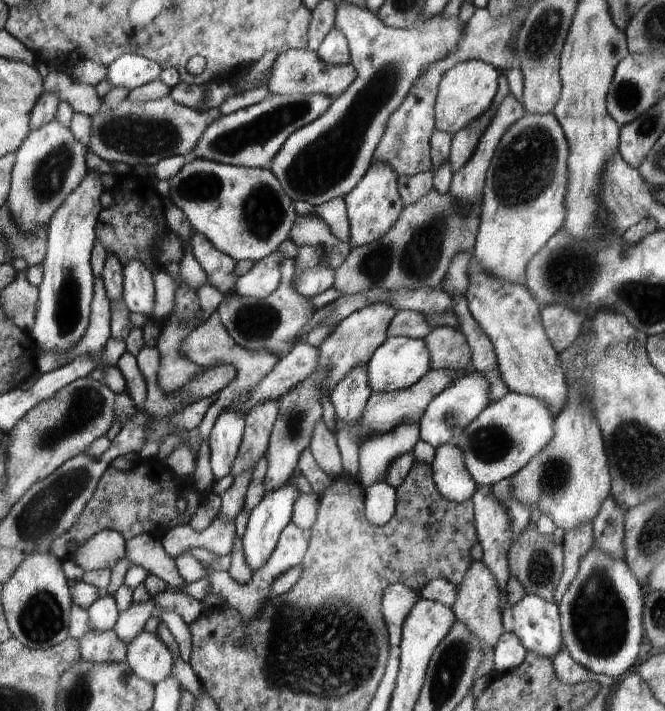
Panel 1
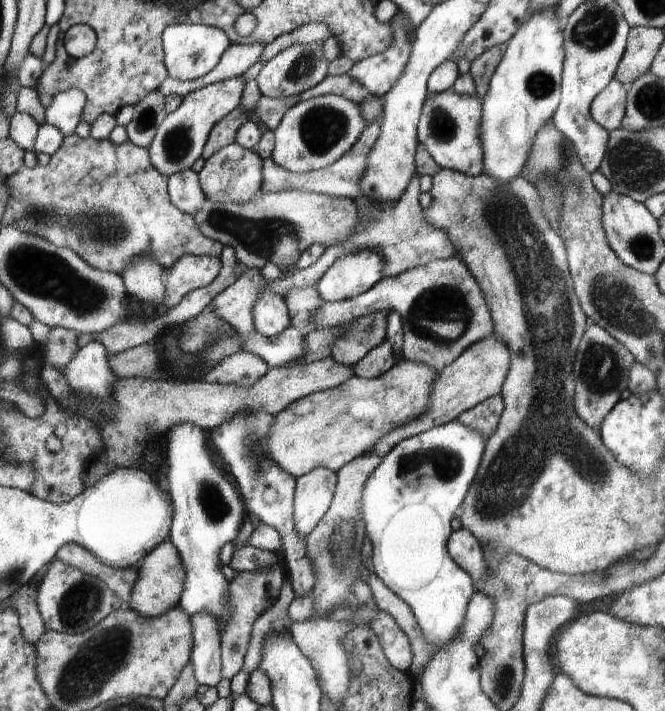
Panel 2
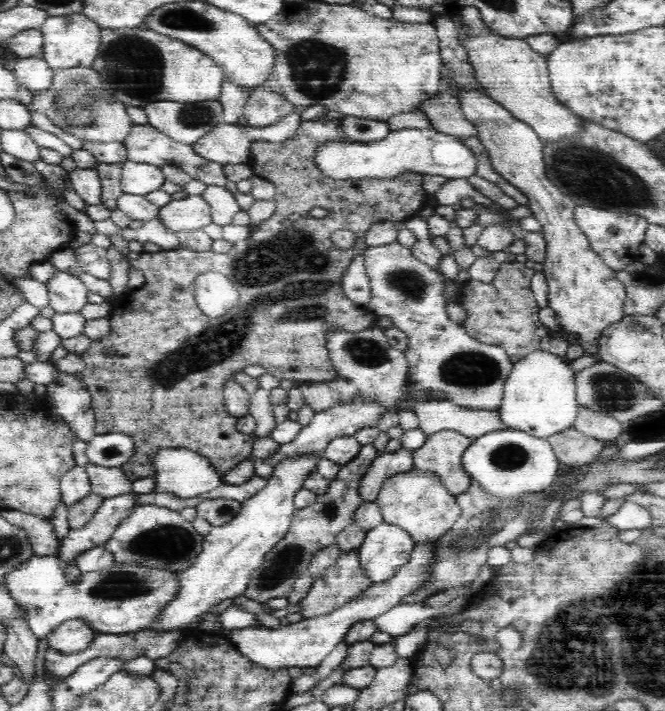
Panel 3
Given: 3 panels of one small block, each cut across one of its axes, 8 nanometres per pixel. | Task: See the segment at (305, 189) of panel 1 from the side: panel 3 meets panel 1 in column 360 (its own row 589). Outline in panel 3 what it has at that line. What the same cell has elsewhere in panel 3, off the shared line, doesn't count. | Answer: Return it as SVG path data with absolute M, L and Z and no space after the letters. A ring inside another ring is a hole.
M58 552L52 556L31 557L23 561L18 568L11 569L6 574L6 580L4 580L4 586L10 591L16 604L25 610L28 626L38 640L47 638L49 632L70 618L87 620L91 624L91 628L97 633L126 634L145 630L150 623L153 623L154 619L161 618L166 606L176 599L181 592L180 571L178 570L146 568L145 565L114 562L110 568L104 570L83 572L80 578L73 583L60 568L59 559Z

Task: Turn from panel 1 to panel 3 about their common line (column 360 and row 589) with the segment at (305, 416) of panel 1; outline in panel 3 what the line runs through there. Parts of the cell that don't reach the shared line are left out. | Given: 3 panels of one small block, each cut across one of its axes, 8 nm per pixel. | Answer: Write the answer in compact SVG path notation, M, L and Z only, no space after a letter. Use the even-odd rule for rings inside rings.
M358 550L342 553L338 560L325 570L320 580L314 580L306 596L299 602L299 612L304 619L330 614L333 610L343 607L346 603L358 598L372 585L371 580L360 568L359 558Z

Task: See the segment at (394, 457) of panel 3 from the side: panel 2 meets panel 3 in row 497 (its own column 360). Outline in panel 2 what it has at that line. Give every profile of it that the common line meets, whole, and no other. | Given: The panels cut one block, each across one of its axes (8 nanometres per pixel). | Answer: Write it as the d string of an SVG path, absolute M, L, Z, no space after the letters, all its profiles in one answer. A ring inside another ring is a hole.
M385 341L372 349L362 361L355 364L355 376L360 378L376 378L390 372L402 358L402 350L396 350L390 342Z

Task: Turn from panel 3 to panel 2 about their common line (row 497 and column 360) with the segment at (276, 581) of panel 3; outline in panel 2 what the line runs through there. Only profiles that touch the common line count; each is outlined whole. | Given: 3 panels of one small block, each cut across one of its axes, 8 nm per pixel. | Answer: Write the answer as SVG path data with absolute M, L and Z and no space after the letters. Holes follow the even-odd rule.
M374 311L354 318L348 326L340 324L338 328L344 328L344 332L332 344L331 359L352 367L362 361L386 341L387 315L388 312Z

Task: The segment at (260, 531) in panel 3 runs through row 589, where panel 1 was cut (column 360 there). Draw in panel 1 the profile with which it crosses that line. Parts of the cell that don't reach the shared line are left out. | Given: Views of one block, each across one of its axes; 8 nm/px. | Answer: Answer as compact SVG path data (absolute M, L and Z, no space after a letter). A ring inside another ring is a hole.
M380 160L371 163L371 168L367 170L363 180L343 199L350 224L352 247L366 245L368 242L378 240L379 237L386 236L399 220L400 213L406 208L402 195L399 193L398 175L395 168L390 163L380 162Z

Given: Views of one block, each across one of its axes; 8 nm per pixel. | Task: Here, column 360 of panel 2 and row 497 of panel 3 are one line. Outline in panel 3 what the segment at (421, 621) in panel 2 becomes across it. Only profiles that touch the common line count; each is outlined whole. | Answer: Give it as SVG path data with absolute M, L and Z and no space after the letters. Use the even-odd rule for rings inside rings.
M508 427L475 438L466 448L461 461L471 479L490 496L498 498L544 492L554 484L558 478L558 468L562 465L547 438L536 438L523 430Z

